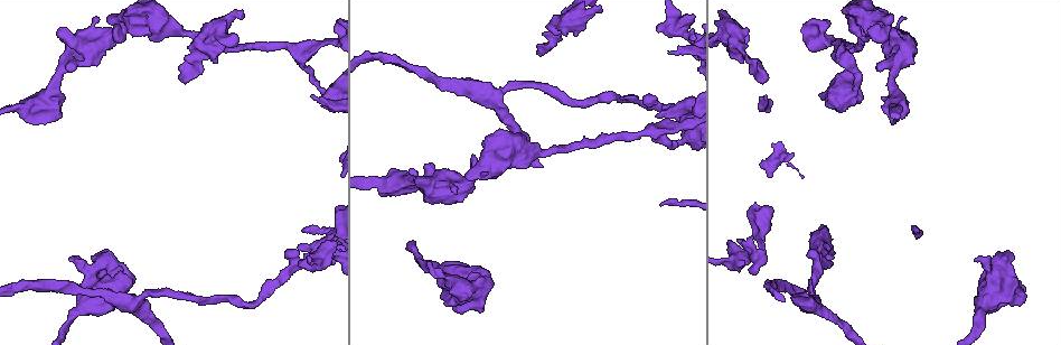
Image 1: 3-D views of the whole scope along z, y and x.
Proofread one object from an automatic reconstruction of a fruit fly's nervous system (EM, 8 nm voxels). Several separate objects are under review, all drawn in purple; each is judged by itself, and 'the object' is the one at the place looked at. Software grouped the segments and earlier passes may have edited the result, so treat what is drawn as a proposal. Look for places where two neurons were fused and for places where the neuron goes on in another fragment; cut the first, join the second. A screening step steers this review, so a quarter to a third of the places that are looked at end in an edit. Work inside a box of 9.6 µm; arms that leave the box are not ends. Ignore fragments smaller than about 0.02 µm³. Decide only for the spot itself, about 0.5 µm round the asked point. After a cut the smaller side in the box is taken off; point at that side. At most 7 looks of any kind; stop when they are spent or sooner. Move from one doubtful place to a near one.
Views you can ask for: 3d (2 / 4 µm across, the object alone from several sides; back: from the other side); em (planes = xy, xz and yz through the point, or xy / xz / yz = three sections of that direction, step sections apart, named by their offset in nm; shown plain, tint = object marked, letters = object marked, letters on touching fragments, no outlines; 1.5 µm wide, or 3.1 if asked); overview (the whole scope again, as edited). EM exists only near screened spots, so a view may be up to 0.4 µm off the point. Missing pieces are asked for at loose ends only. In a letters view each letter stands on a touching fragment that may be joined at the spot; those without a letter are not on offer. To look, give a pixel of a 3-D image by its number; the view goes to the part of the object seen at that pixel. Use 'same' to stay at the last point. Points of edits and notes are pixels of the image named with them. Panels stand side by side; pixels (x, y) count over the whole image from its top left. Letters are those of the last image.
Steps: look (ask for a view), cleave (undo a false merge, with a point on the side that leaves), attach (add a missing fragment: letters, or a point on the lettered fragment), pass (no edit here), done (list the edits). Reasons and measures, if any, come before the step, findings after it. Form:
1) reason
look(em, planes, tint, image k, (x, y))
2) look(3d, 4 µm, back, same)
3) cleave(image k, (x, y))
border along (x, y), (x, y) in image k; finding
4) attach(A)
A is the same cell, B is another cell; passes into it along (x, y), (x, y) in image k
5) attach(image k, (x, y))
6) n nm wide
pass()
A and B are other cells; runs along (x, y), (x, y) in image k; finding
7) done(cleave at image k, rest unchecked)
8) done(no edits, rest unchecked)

sudden change in width
look(em, planes, letters, image 1, (322, 257))

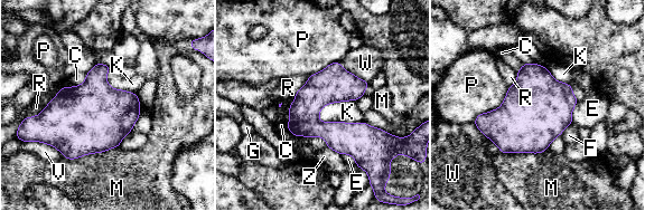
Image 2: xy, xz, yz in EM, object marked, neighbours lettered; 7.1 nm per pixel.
220 nm wide
pass()
C, E, F, G, K, M, P, R, V, W and Z are other cells; border along (318, 112), (324, 122), (363, 122) in image 2; continuous, no second neuron

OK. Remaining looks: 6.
look(em, xy, step 4, letters, image 1, (686, 139))

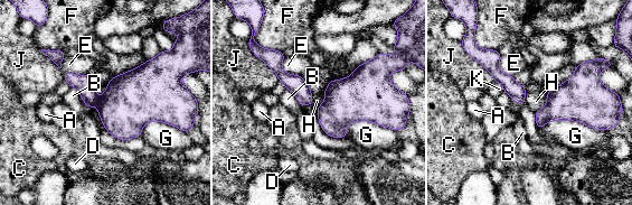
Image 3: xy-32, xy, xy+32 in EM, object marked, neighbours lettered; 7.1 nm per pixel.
look(em, planes, letters, same)

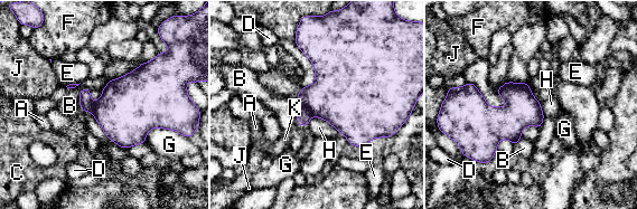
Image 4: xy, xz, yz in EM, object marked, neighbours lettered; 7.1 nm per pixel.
G touches over 260 nm
cleave(image 4, (338, 95))
A, B, C, D, E, F, G, H, J and K are other cells; two neurons meet here

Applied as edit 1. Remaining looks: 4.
look(overview)

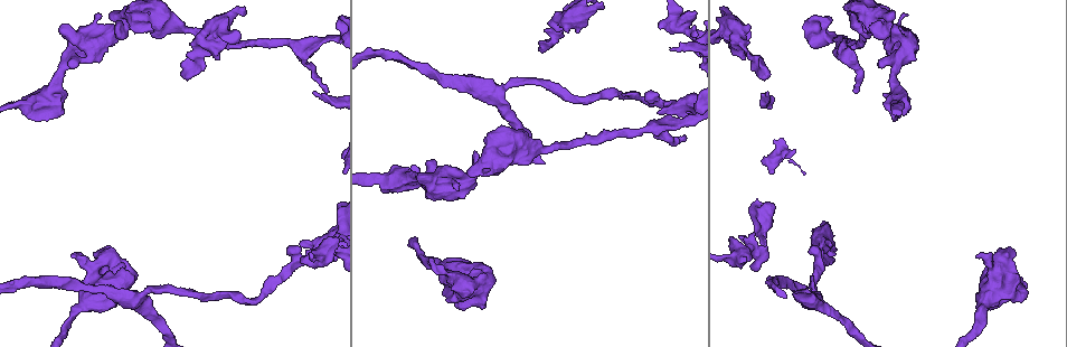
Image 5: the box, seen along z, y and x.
branch stops here
look(3d, 4 µm, image 5, (542, 52))

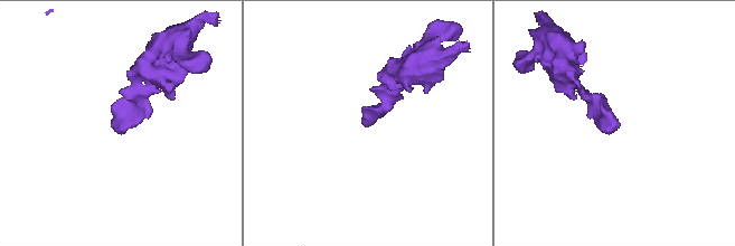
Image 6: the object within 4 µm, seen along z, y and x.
look(em, xz, step 4, letters, image 6, (366, 125))

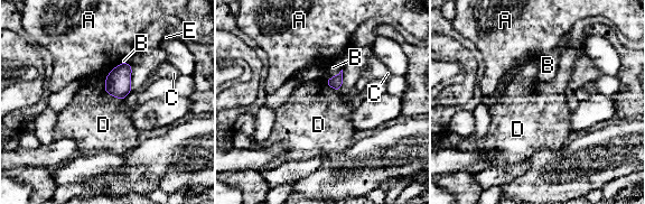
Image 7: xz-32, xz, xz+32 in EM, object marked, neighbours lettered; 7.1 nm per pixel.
D touches over 150 nm
pass()
A, B, C, D and E are other cells; none of them fits

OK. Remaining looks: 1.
done(cleave at image 4, rest unchecked)

